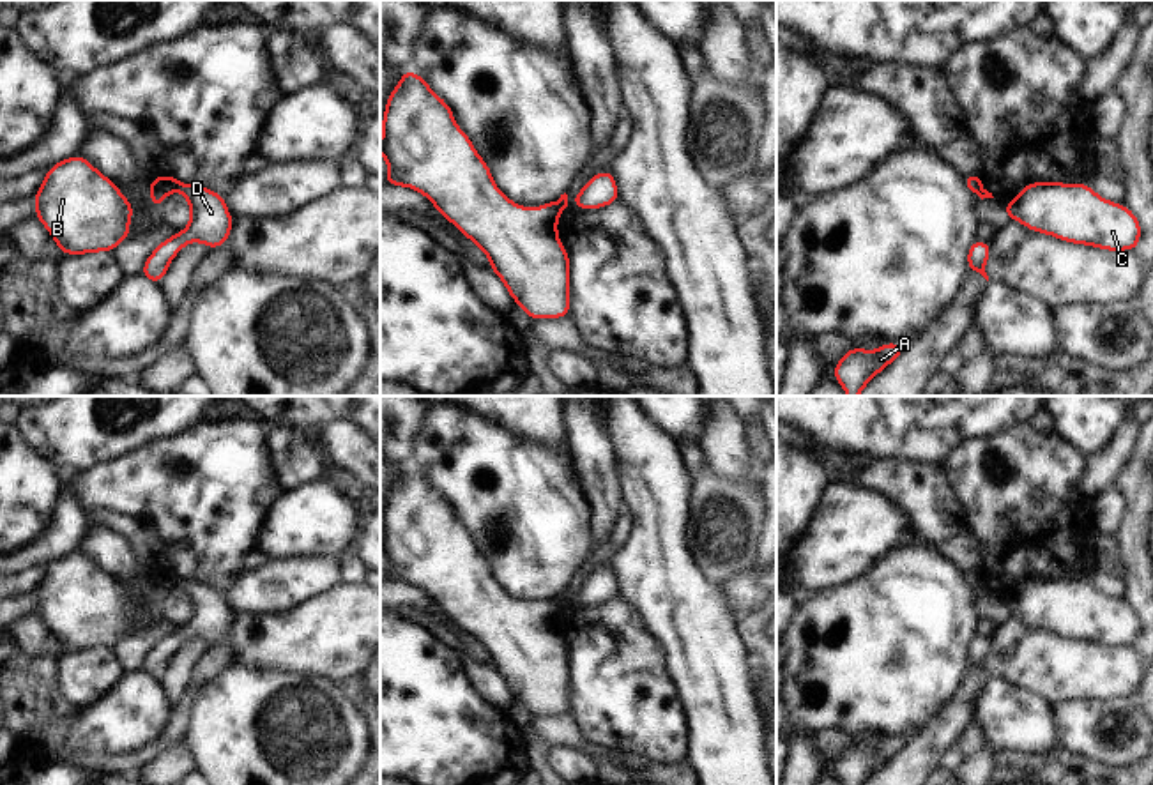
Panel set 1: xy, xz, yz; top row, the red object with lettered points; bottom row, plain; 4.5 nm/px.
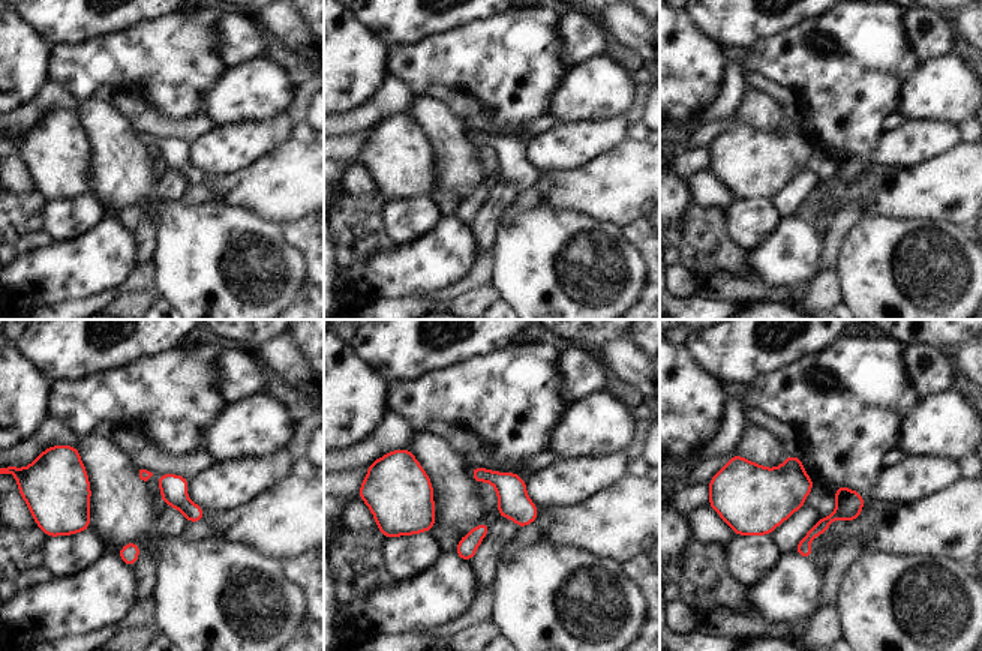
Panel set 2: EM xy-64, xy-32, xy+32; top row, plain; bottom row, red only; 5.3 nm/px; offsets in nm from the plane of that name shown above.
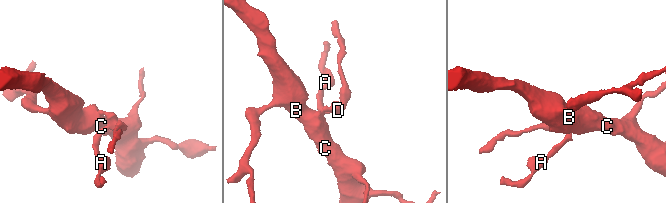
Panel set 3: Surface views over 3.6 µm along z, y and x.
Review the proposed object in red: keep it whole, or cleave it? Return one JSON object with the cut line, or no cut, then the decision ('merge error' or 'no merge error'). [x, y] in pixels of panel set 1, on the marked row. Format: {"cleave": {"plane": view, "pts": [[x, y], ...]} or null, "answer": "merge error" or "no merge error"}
{"cleave": {"plane": "xy", "pts": [[154, 179], [167, 193]]}, "answer": "merge error"}

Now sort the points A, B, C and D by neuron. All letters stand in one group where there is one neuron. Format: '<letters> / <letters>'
A D / B C

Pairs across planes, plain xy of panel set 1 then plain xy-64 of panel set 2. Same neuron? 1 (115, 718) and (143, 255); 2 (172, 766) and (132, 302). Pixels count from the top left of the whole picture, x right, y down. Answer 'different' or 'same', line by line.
1: different
2: same

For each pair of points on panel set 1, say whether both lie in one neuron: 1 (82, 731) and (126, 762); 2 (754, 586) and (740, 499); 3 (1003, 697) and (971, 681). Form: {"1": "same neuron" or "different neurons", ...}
{"1": "different neurons", "2": "different neurons", "3": "different neurons"}

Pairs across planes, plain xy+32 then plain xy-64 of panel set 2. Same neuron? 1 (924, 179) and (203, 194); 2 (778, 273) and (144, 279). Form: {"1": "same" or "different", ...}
{"1": "different", "2": "different"}

